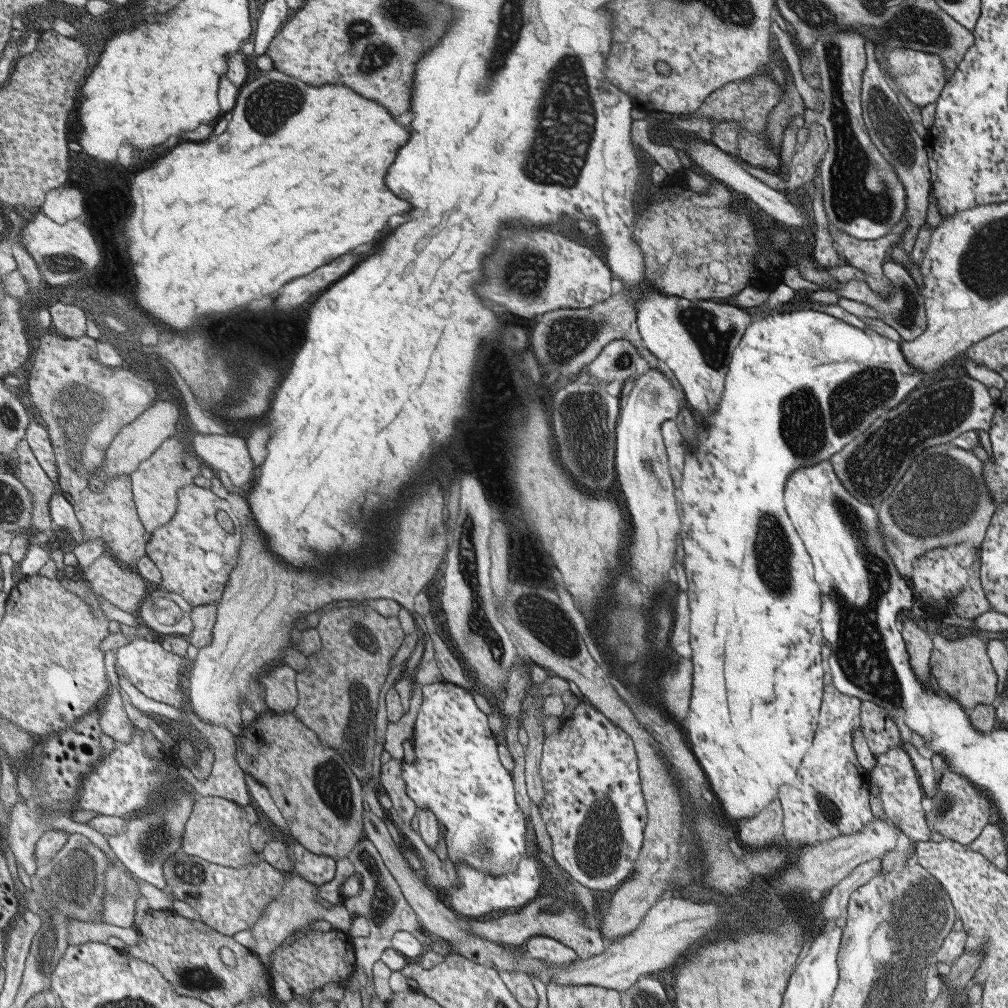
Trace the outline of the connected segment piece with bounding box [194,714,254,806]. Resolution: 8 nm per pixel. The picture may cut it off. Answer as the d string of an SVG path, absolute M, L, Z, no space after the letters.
M198 714L194 718L196 726L208 738L216 753L216 763L208 781L210 794L237 802L242 806L254 804L249 784L248 772L237 759L237 734L219 724L210 724Z

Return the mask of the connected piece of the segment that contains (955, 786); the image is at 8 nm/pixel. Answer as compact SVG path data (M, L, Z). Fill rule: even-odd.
M946 768L942 773L937 793L930 798L930 802L928 820L931 821L933 830L964 845L974 842L987 823L996 818L996 810L987 796L965 776L951 768Z

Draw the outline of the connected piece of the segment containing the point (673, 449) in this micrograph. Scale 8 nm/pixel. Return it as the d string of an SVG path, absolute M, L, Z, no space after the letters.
M676 419L666 420L660 426L664 445L666 446L666 455L668 455L670 472L676 476L676 486L680 488L682 484L682 470L684 470L684 456L686 456L687 444L684 444L684 436L678 430L678 421Z

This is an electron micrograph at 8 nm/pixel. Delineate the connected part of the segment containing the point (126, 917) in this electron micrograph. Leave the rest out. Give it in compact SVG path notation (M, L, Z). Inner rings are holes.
M113 864L107 871L107 910L106 922L116 926L130 928L136 924L136 902L142 895L138 887L138 878Z

